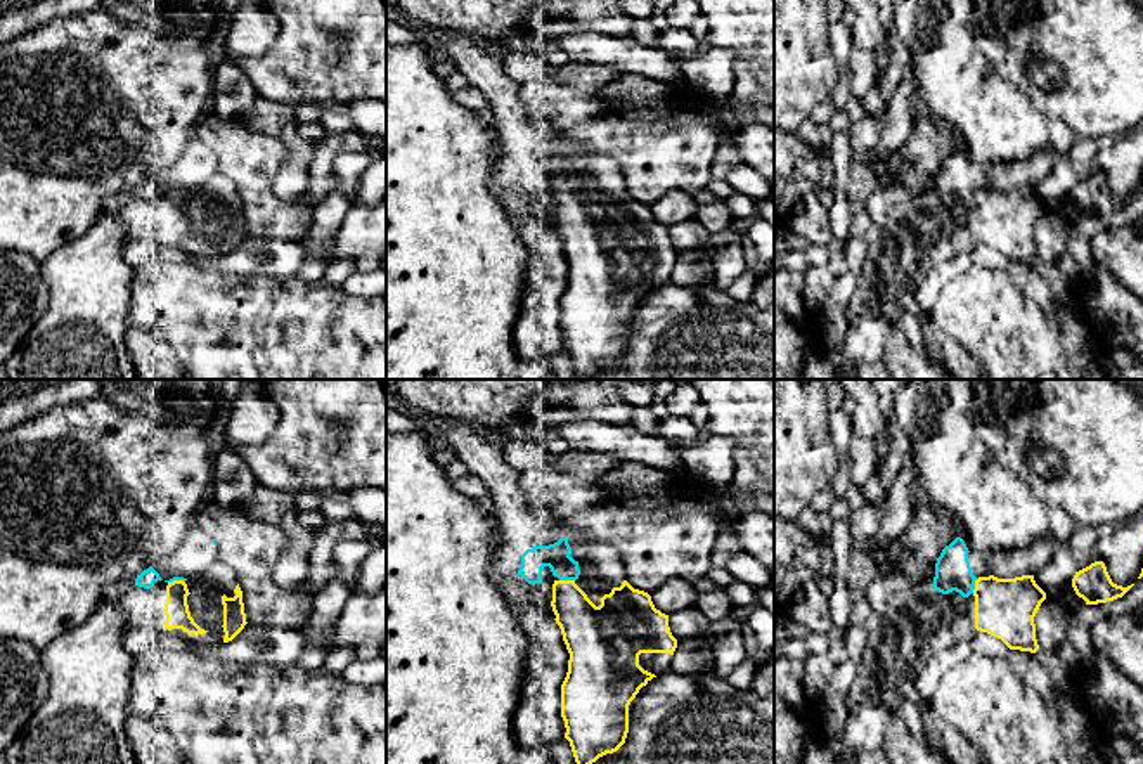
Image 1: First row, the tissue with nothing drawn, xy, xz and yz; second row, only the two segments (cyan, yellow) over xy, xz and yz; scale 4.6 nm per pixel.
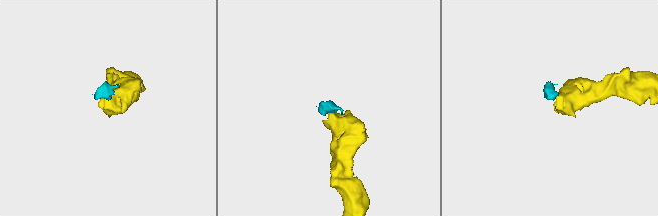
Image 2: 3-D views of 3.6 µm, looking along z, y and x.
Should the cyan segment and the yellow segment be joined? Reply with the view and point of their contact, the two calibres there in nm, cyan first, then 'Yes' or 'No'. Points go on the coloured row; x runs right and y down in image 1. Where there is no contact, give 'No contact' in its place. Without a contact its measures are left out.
Touches cyan at xz (567, 579). Thickness 120 nm (cyan) against 220 nm. No

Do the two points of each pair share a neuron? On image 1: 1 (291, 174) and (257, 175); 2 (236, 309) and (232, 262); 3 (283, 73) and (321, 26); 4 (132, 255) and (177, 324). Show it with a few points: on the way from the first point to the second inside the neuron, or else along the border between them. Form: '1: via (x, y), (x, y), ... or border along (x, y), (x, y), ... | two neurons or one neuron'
1: border along (265, 134), (290, 148), (272, 191), (297, 201) | two neurons
2: border along (194, 267), (205, 272), (231, 276), (276, 278) | two neurons
3: via (295, 61), (305, 51), (309, 38) | one neuron
4: border along (149, 260), (135, 271) | two neurons

